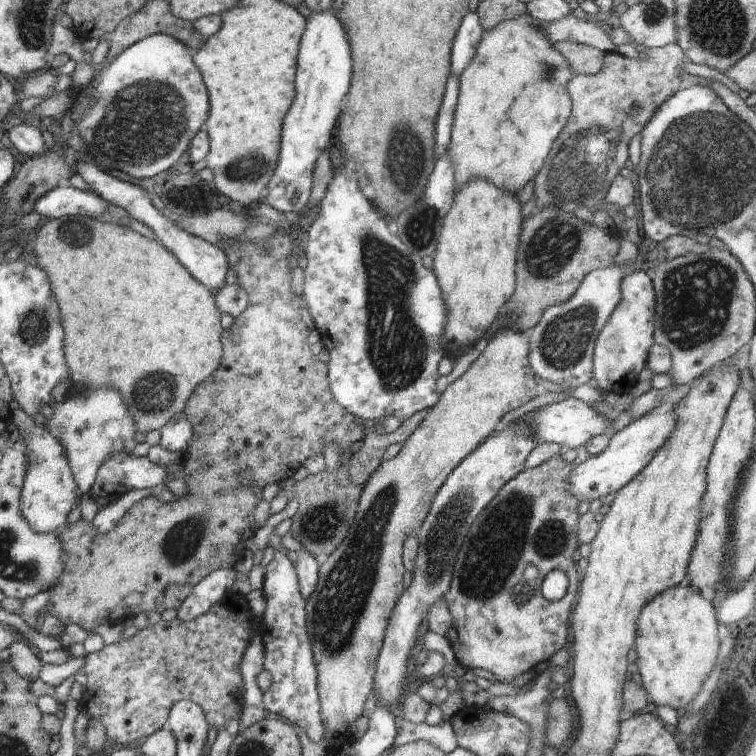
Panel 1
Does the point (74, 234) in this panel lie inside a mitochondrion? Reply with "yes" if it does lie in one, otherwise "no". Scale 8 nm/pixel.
yes

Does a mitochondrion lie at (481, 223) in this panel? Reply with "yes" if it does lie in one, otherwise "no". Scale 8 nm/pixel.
no

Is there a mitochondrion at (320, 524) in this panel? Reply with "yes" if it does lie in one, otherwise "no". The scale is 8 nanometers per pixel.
yes

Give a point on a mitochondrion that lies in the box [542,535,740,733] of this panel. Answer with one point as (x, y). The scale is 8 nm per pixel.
(709, 559)

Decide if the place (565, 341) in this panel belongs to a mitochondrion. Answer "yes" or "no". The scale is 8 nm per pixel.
yes

